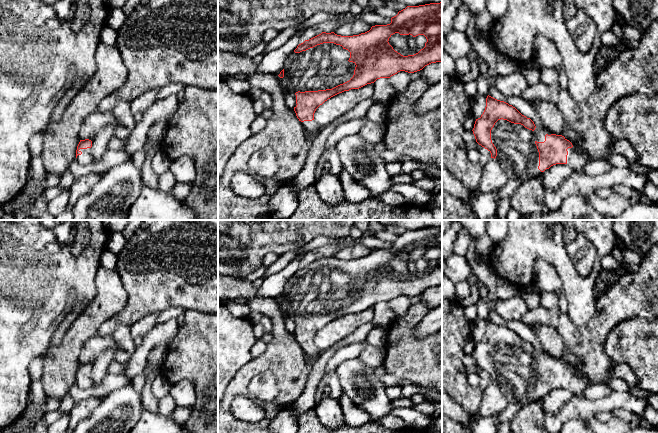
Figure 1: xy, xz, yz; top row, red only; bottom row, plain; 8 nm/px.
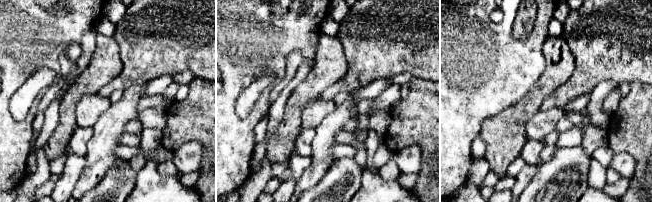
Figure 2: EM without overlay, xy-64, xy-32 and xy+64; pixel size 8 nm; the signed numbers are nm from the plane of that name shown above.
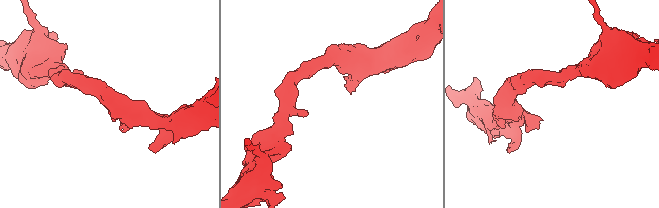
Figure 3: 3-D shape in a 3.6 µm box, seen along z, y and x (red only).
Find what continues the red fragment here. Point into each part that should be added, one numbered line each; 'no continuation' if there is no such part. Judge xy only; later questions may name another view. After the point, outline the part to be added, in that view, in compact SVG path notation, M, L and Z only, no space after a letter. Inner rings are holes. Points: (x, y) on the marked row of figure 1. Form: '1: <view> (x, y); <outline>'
1: xy (85, 158); M91 148L80 149L79 151L81 151L82 154L77 156L77 158L75 159L76 162L81 165L89 165L91 162L93 162Z

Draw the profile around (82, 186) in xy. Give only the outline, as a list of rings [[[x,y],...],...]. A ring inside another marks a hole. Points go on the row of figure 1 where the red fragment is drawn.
[[[92,172],[74,181],[73,185],[69,188],[69,205],[72,206],[80,197],[88,194],[103,173]]]

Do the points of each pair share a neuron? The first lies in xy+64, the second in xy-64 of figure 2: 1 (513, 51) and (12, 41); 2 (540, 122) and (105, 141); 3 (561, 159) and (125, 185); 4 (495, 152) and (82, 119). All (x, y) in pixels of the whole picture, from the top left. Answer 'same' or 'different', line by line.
1: same
2: different
3: same
4: different

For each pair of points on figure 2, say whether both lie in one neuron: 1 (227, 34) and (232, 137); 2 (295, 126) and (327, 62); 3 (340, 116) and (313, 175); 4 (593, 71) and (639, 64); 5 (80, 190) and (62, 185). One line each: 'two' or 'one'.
1: one
2: one
3: one
4: one
5: two

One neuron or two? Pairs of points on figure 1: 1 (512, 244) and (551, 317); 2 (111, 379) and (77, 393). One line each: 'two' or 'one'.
1: two
2: one

